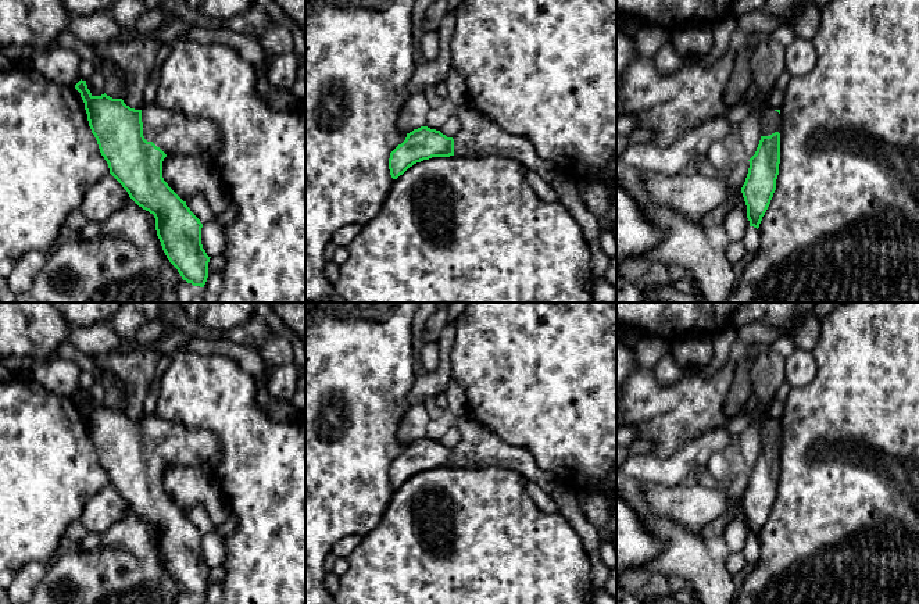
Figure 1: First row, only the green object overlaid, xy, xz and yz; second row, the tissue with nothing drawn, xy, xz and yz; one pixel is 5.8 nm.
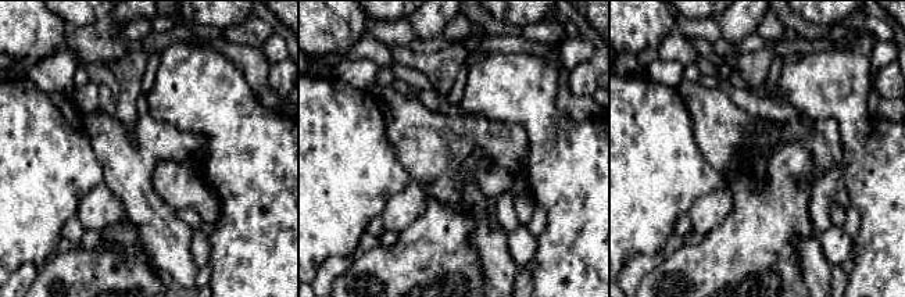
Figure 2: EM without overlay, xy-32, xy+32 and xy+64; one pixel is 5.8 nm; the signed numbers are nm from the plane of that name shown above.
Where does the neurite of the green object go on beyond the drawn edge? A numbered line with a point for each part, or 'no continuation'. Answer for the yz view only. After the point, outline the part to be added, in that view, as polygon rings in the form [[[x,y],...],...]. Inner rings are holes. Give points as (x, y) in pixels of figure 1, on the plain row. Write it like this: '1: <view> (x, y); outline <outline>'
1: yz (769, 432); outline [[[769,417],[757,429],[757,435],[761,440],[761,447],[770,447],[775,443],[780,444],[780,425]]]

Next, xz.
1: xz (478, 447); outline [[[468,414],[457,417],[455,428],[461,433],[461,440],[453,448],[454,467],[507,468],[518,472],[528,482],[536,483],[547,494],[562,486],[555,475],[537,467],[530,453],[505,443],[497,435],[480,426]]]

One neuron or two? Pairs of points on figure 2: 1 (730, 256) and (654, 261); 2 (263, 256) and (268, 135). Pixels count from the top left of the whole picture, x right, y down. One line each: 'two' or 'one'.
1: two
2: one

